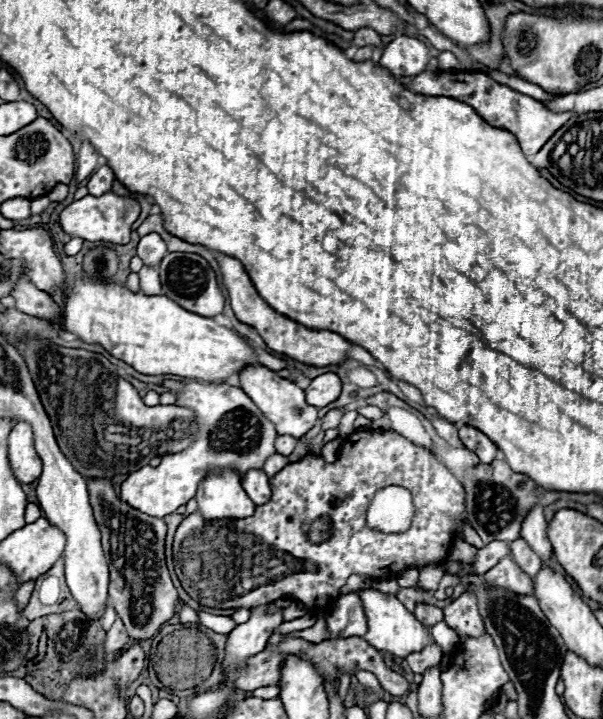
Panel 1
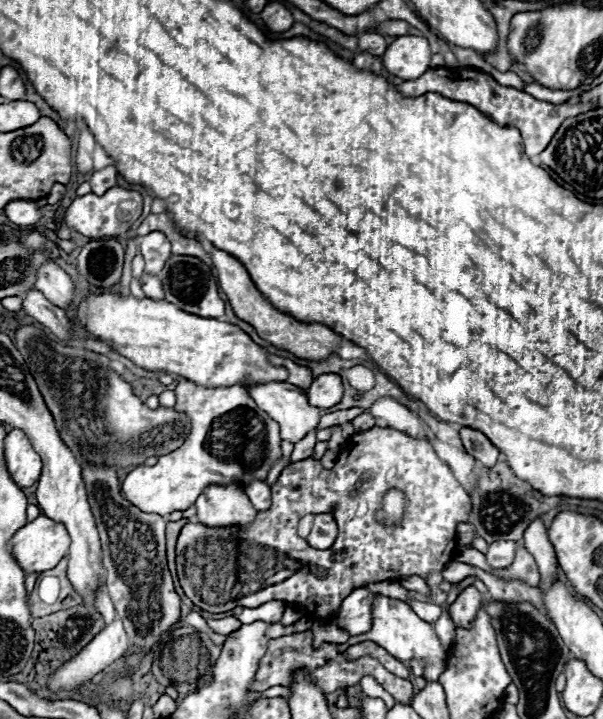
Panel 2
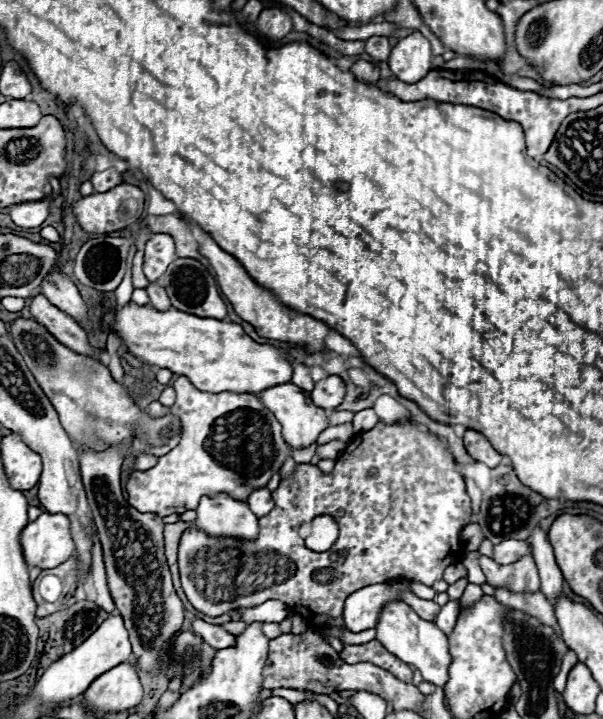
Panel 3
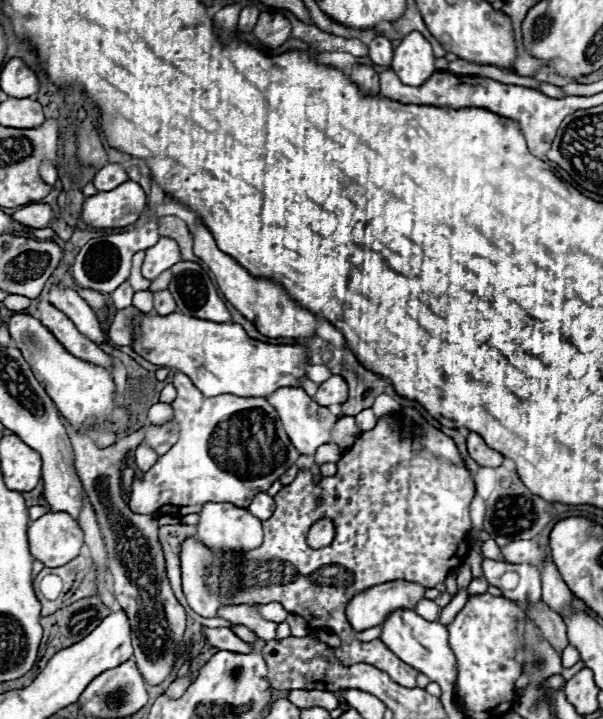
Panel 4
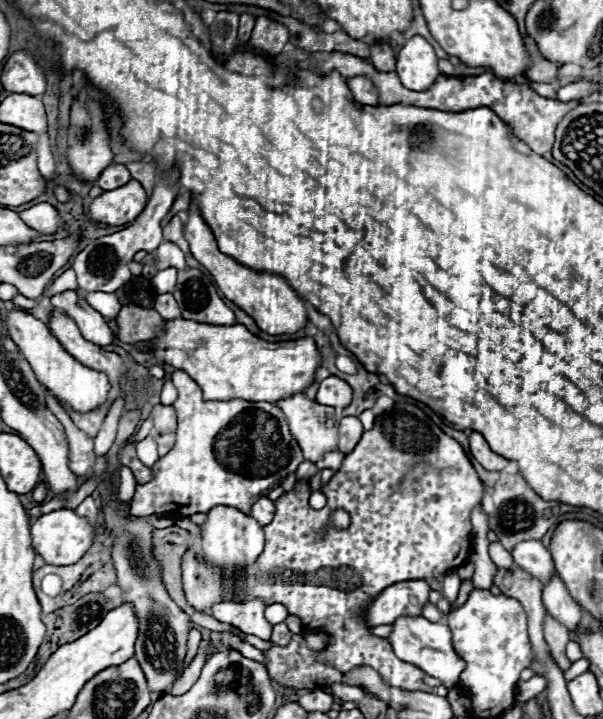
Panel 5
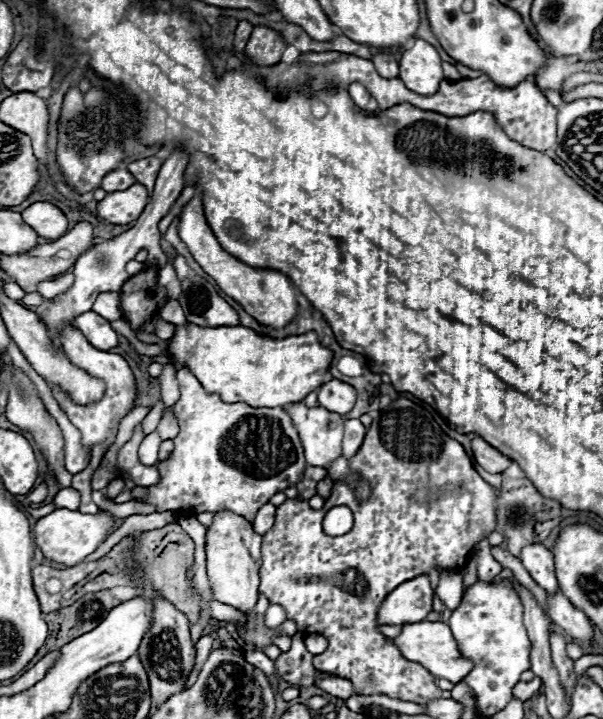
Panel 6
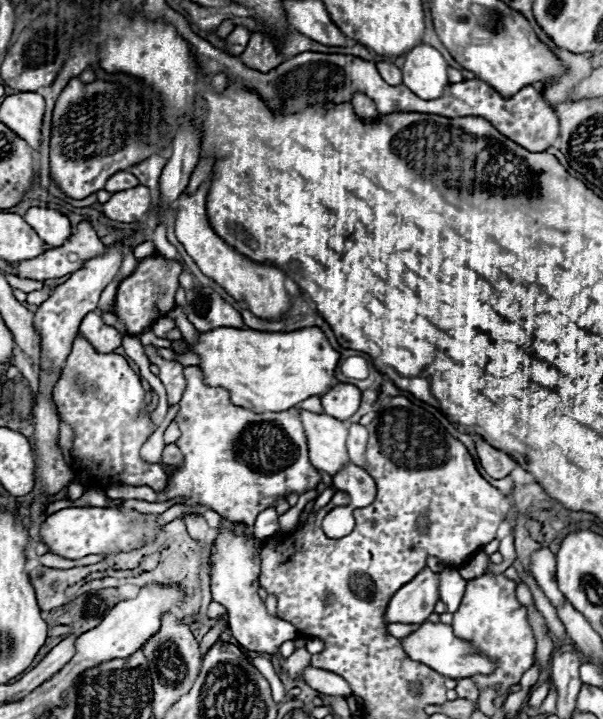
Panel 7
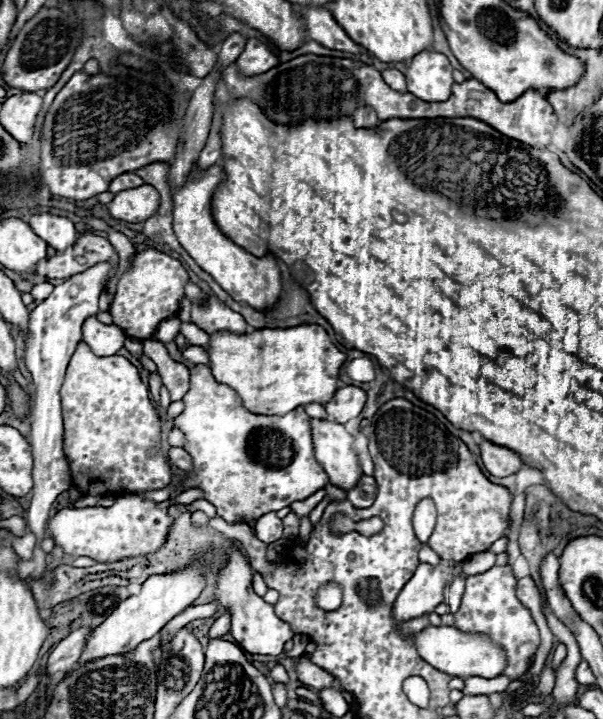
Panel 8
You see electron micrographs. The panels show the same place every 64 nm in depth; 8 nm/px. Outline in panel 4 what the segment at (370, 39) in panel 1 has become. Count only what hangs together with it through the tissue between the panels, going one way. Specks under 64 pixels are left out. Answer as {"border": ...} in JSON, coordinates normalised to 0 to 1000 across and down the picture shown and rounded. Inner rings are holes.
{"border":[[[624,50],[617,58],[614,58],[614,64],[610,64],[610,70],[614,70],[614,83],[624,89],[624,92],[647,92],[650,89],[650,78],[653,78],[653,67],[650,67],[650,58],[643,56],[643,53],[637,53],[637,50]]]}

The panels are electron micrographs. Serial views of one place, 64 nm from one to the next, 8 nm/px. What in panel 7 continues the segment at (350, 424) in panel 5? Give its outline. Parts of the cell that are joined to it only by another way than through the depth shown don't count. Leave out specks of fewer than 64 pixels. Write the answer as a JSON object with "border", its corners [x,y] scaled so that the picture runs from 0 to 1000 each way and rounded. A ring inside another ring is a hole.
{"border":[[[597,590],[580,592],[577,604],[577,634],[590,648],[607,648],[607,618],[610,618],[610,598]]]}

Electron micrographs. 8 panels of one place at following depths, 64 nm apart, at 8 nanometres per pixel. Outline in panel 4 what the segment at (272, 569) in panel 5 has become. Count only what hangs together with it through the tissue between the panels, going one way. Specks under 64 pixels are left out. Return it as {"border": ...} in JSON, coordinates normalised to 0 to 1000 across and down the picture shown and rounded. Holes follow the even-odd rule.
{"border":[[[663,567],[647,579],[627,581],[627,590],[614,601],[600,601],[584,623],[570,629],[561,643],[561,656],[554,662],[534,665],[527,673],[517,673],[517,659],[511,654],[494,656],[491,668],[481,676],[471,676],[458,690],[458,709],[448,723],[434,726],[438,754],[431,762],[411,771],[381,771],[368,773],[348,768],[332,754],[312,748],[302,757],[302,818],[312,834],[312,843],[332,857],[358,857],[358,848],[378,840],[444,840],[464,837],[481,854],[501,857],[514,873],[541,873],[564,887],[564,898],[554,901],[554,912],[570,924],[617,924],[627,932],[640,935],[657,951],[673,957],[690,954],[693,932],[680,924],[660,918],[633,890],[597,893],[590,890],[590,876],[574,860],[577,837],[627,812],[653,807],[697,809],[706,818],[733,812],[746,790],[756,790],[769,782],[776,768],[776,740],[779,740],[779,698],[789,687],[789,673],[779,654],[773,651],[753,612],[733,604],[726,595],[710,590],[690,567]],[[524,693],[534,693],[534,701],[524,704]],[[544,720],[554,726],[557,745],[541,762],[514,762],[504,740],[517,734],[527,723]],[[534,790],[561,790],[564,796],[580,798],[521,798]]]}

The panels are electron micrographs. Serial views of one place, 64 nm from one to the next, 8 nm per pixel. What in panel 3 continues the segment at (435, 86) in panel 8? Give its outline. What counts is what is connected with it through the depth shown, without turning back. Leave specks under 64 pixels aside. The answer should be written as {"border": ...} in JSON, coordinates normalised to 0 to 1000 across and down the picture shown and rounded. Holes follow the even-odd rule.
{"border":[[[687,45],[687,47],[667,53],[650,67],[643,92],[660,111],[667,111],[673,117],[690,117],[716,97],[713,58],[697,45]]]}

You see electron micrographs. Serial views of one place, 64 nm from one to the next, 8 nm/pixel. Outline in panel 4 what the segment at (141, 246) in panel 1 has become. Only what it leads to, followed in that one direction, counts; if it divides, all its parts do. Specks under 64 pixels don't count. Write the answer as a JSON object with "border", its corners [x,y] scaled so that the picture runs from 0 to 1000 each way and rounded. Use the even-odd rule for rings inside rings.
{"border":[[[265,331],[255,345],[242,348],[242,359],[235,367],[235,384],[245,389],[255,389],[259,384],[265,384],[272,376],[279,376],[282,370],[295,364],[302,364],[295,339],[282,331]]]}

